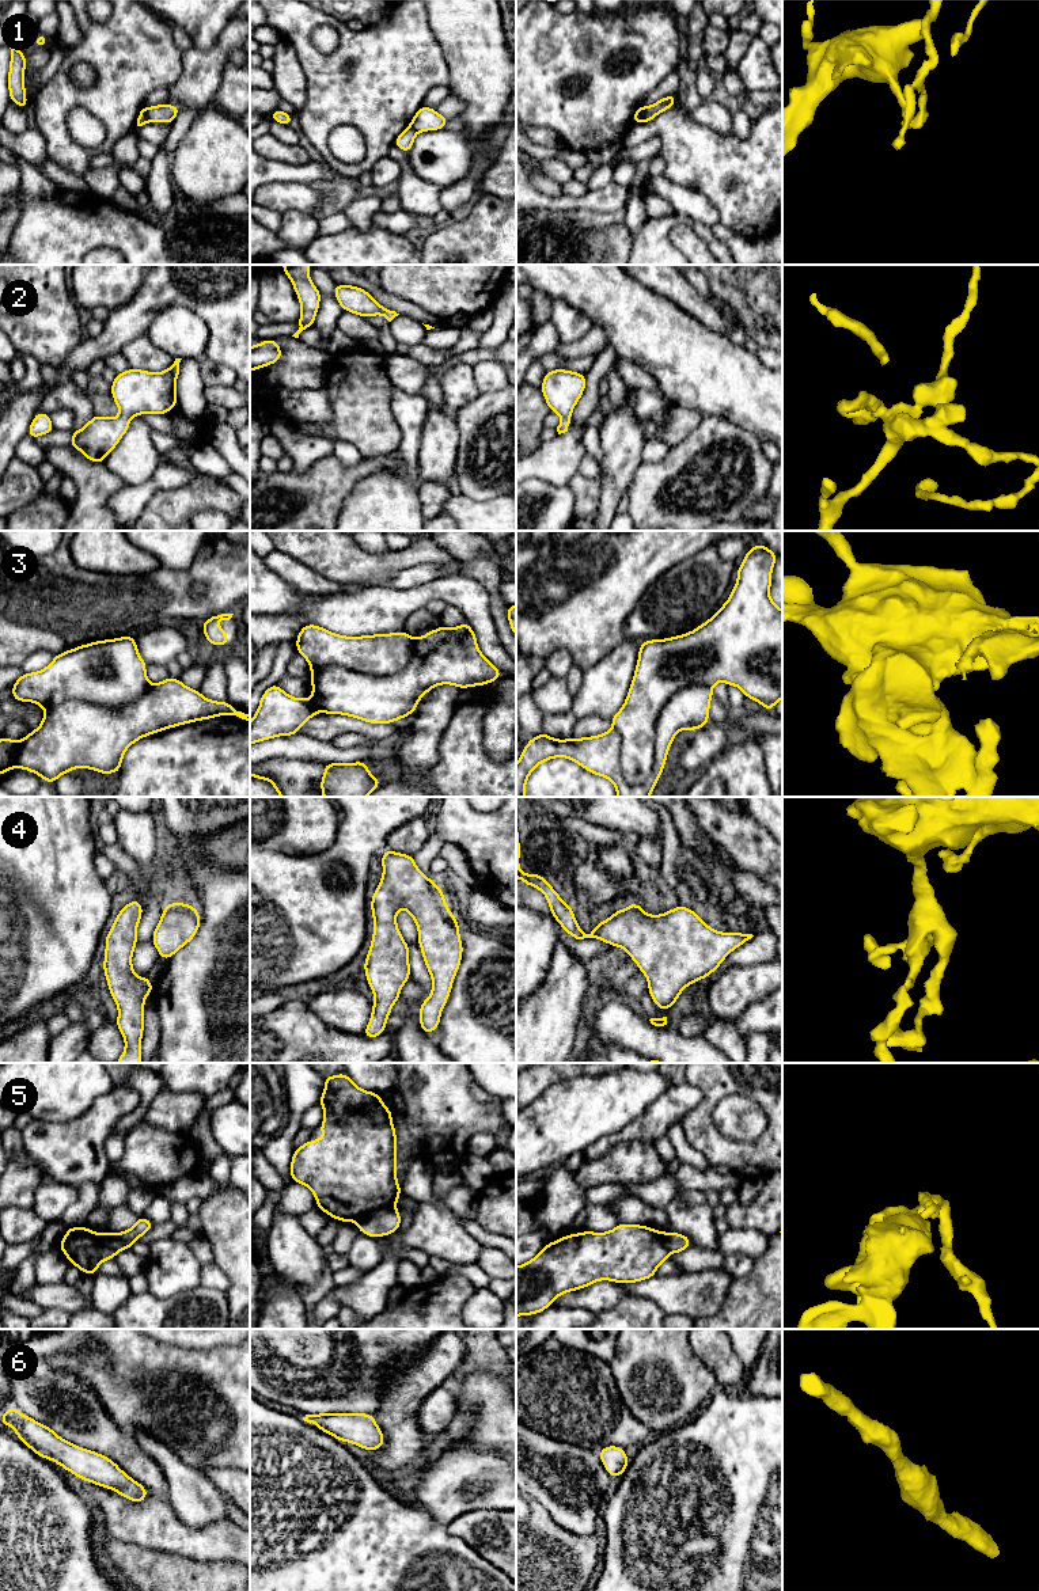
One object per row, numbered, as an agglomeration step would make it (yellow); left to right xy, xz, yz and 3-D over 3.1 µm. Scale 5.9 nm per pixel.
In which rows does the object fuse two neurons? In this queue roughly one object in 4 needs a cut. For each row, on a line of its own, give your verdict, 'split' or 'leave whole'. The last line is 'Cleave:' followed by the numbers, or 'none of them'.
1: split
2: leave whole
3: leave whole
4: leave whole
5: split
6: leave whole
Cleave: 1, 5

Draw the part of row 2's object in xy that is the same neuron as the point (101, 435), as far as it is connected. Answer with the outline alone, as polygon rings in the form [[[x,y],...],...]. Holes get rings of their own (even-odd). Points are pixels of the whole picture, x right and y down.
[[[179,362],[158,373],[129,368],[117,373],[111,383],[111,396],[120,415],[94,415],[80,430],[72,430],[69,447],[79,449],[90,462],[103,463],[129,429],[130,418],[141,414],[167,414],[178,403],[175,391]]]

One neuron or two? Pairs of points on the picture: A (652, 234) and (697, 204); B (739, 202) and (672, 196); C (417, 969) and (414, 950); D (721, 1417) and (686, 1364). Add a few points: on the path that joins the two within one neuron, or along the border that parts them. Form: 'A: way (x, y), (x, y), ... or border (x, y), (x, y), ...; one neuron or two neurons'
A: border (674, 211), (697, 219), (709, 227); two neurons
B: border (679, 185), (698, 190), (715, 207), (720, 220); two neurons
C: way (417, 965), (416, 955); one neuron
D: border (717, 1388), (689, 1421); two neurons

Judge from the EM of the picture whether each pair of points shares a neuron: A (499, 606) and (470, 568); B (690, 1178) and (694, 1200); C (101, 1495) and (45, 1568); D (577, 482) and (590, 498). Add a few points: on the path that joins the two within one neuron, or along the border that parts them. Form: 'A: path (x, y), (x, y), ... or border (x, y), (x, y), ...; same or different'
A: path (495, 595), (493, 587), (481, 574); same
B: border (704, 1191), (682, 1189), (679, 1192); different
C: border (83, 1498), (94, 1510); different
D: path (580, 486), (587, 494); same

